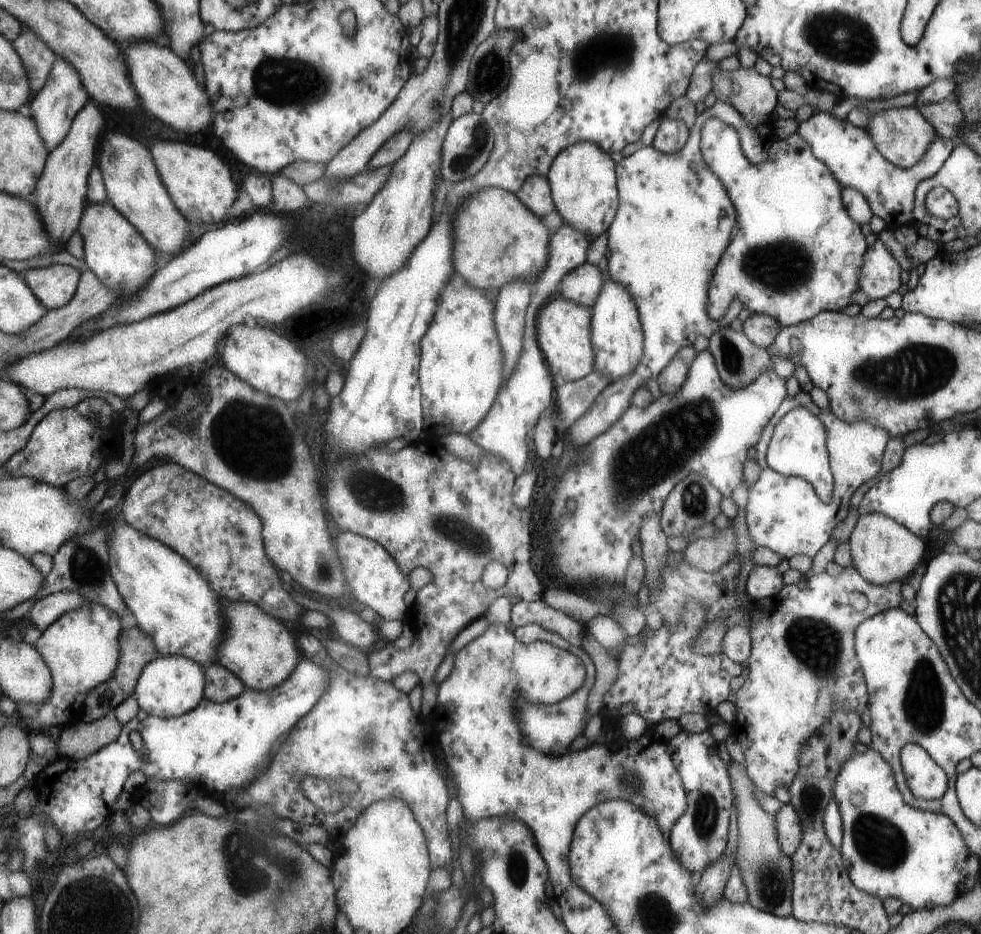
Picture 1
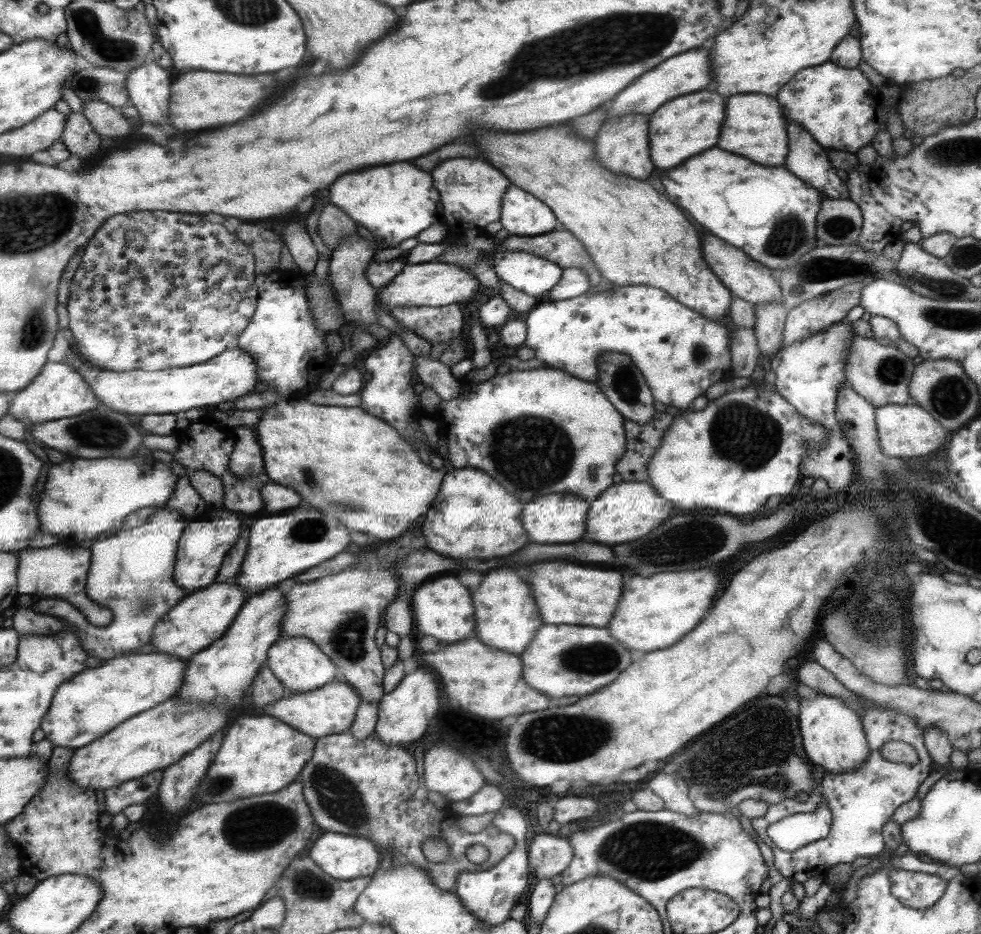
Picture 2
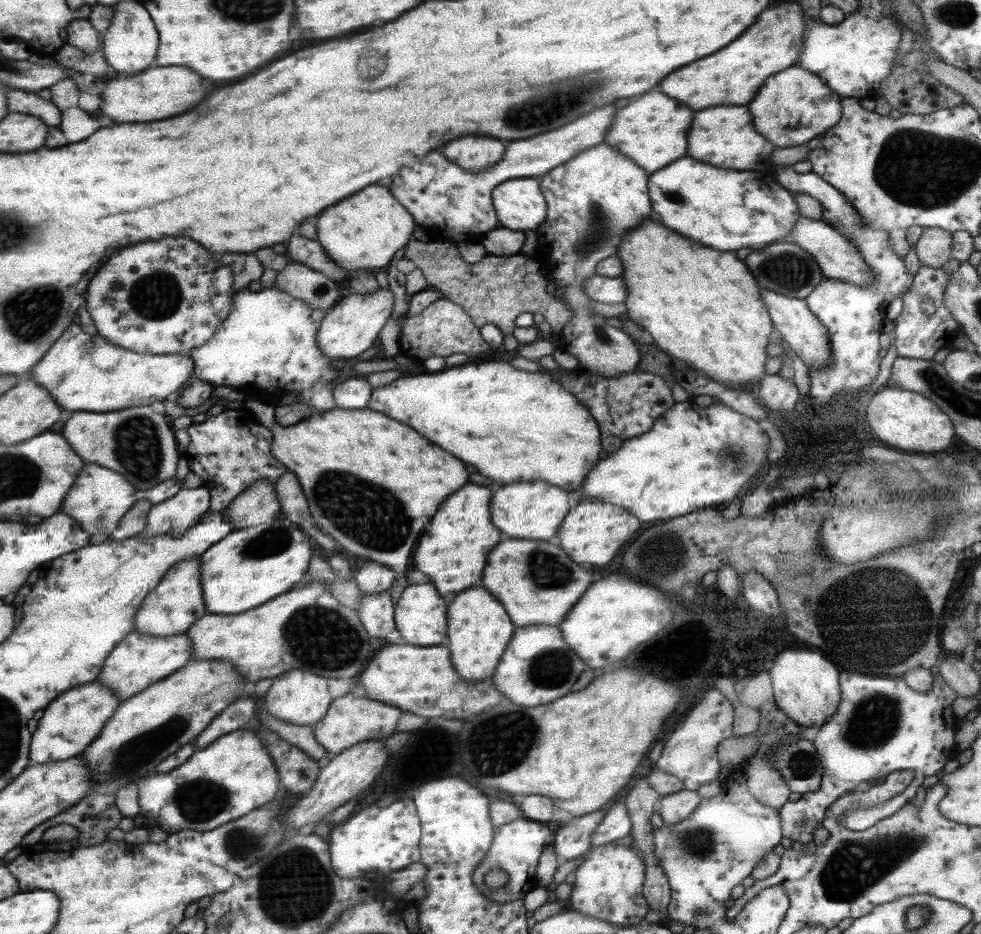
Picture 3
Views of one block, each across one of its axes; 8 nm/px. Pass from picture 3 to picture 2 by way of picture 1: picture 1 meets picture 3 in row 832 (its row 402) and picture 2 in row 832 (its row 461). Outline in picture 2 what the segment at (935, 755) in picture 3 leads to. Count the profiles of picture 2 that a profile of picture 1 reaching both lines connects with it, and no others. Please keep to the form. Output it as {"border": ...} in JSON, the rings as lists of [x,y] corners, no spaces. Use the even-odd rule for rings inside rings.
{"border":[[[867,704],[866,714],[862,716],[864,732],[867,734],[868,745],[870,745],[870,752],[868,759],[858,767],[857,770],[851,772],[844,772],[843,774],[826,773],[820,782],[820,785],[809,794],[808,800],[804,803],[798,802],[795,798],[787,798],[778,804],[770,805],[765,816],[761,818],[752,819],[752,827],[759,834],[761,838],[770,848],[774,854],[774,866],[778,869],[778,872],[782,873],[786,879],[791,883],[805,883],[808,879],[819,875],[824,875],[827,870],[830,870],[836,864],[848,864],[848,862],[857,865],[860,862],[868,860],[870,857],[878,857],[882,853],[884,848],[884,840],[882,840],[882,826],[890,820],[890,816],[894,814],[894,810],[898,806],[902,806],[904,802],[910,802],[920,784],[930,776],[930,772],[934,772],[934,763],[931,754],[928,753],[928,749],[924,748],[924,736],[923,731],[920,729],[920,725],[916,723],[916,719],[912,716],[906,715],[906,713],[898,713],[894,709],[883,709],[882,707]],[[892,740],[899,740],[910,744],[917,750],[919,762],[917,764],[905,764],[888,762],[882,757],[881,749],[886,742]],[[822,803],[826,803],[832,811],[832,824],[829,831],[829,835],[826,839],[820,839],[819,841],[808,843],[794,852],[784,852],[780,850],[776,844],[769,838],[767,828],[772,824],[779,822],[786,816],[792,816],[794,814],[809,814],[815,812]]]}

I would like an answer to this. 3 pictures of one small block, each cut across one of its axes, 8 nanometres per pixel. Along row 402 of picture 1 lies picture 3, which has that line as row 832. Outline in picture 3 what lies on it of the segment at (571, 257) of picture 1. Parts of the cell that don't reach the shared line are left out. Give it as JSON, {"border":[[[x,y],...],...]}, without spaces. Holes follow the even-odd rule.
{"border":[[[523,816],[517,820],[495,828],[494,842],[491,844],[487,855],[481,860],[478,867],[472,871],[472,880],[476,889],[483,890],[484,897],[496,903],[510,903],[516,900],[524,900],[528,892],[537,888],[537,864],[542,849],[552,844],[552,832],[546,824],[538,823]],[[498,869],[506,872],[509,881],[504,888],[490,890],[484,884],[484,875],[489,870]]]}

